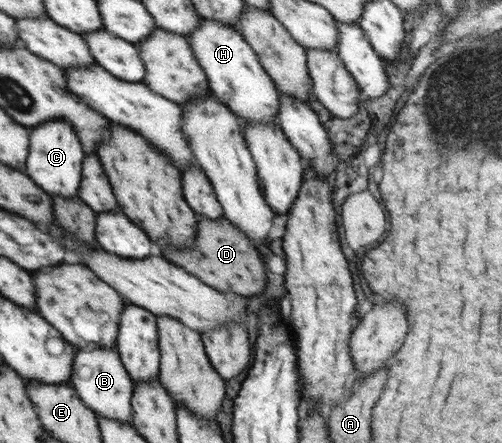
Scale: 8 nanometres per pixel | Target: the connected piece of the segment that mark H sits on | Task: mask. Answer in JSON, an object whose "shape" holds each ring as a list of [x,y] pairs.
{"shape":[[[202,16],[200,18],[200,23],[187,35],[187,38],[197,61],[207,74],[212,95],[229,106],[242,123],[278,123],[276,119],[279,110],[279,91],[244,35],[231,25]]]}

